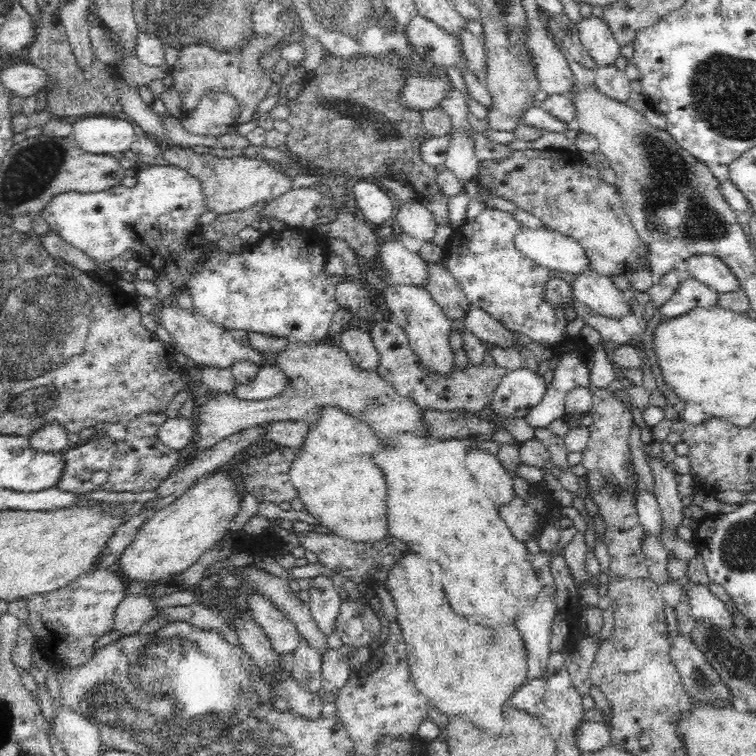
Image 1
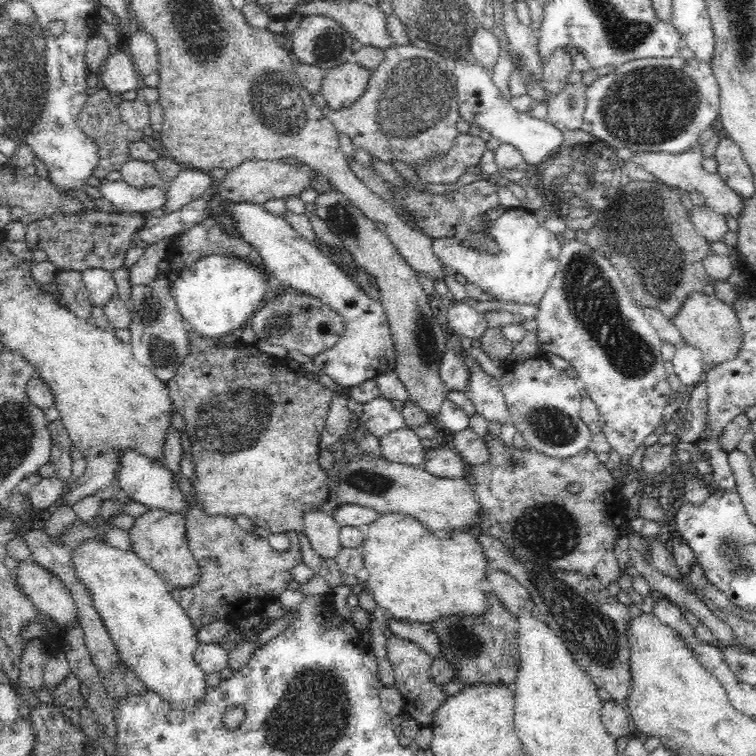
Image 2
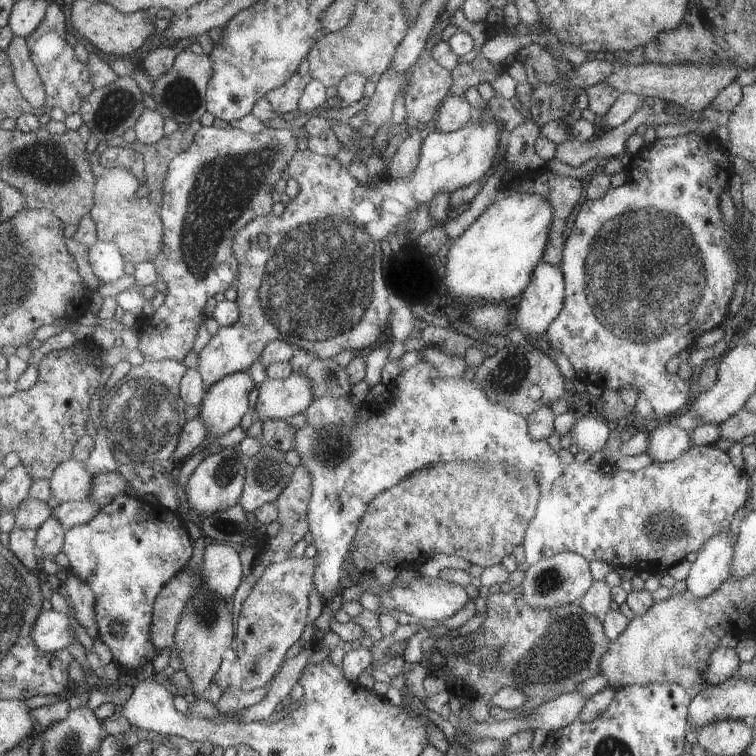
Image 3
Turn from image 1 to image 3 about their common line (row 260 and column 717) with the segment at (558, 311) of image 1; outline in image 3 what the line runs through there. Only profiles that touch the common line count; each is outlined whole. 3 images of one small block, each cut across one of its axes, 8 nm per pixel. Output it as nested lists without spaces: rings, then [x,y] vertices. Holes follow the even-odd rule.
[[[420,360],[410,369],[400,371],[396,380],[393,380],[393,384],[390,386],[389,391],[391,392],[391,400],[387,407],[384,408],[384,410],[376,412],[368,422],[364,422],[364,424],[358,427],[354,427],[353,420],[360,407],[355,406],[350,396],[335,397],[331,394],[322,395],[320,398],[310,403],[308,410],[305,412],[307,418],[306,424],[301,429],[297,429],[295,434],[293,450],[296,450],[296,452],[300,454],[302,458],[301,465],[306,465],[309,468],[313,478],[312,496],[308,507],[307,519],[309,530],[312,532],[313,542],[319,554],[313,576],[313,585],[314,588],[318,590],[318,594],[323,598],[324,606],[331,601],[331,598],[337,594],[336,590],[340,590],[345,582],[343,565],[345,564],[345,559],[350,552],[353,540],[356,538],[358,532],[358,527],[360,526],[362,517],[365,515],[369,504],[377,498],[378,494],[401,483],[407,476],[412,475],[414,471],[433,467],[434,465],[448,463],[450,461],[452,463],[463,463],[468,460],[488,463],[489,465],[500,463],[522,473],[528,474],[532,472],[532,474],[534,474],[536,480],[540,482],[541,498],[540,502],[537,504],[537,512],[532,522],[529,524],[528,530],[525,532],[525,542],[523,543],[525,561],[530,565],[542,559],[550,558],[558,553],[568,551],[578,553],[586,557],[586,560],[604,560],[604,562],[608,562],[608,564],[611,564],[619,571],[630,568],[637,574],[646,572],[647,570],[651,574],[661,574],[670,568],[674,568],[674,565],[678,564],[678,562],[686,559],[688,560],[689,557],[695,554],[697,556],[698,552],[702,550],[702,547],[709,542],[712,536],[728,528],[726,522],[728,522],[728,520],[734,516],[734,512],[736,512],[738,508],[742,508],[742,506],[746,504],[746,500],[748,500],[748,488],[750,488],[750,484],[748,484],[746,470],[743,471],[734,468],[732,462],[730,462],[730,458],[728,458],[728,454],[726,454],[724,450],[720,450],[720,448],[716,447],[716,444],[692,446],[673,461],[665,463],[654,462],[650,466],[637,471],[621,470],[604,461],[598,466],[589,464],[588,462],[579,463],[577,461],[567,464],[560,459],[558,453],[554,452],[546,441],[537,441],[530,436],[529,423],[526,418],[515,413],[509,406],[500,405],[498,402],[492,400],[492,398],[480,388],[476,380],[464,381],[464,376],[459,378],[443,376],[433,367],[432,363]]]

